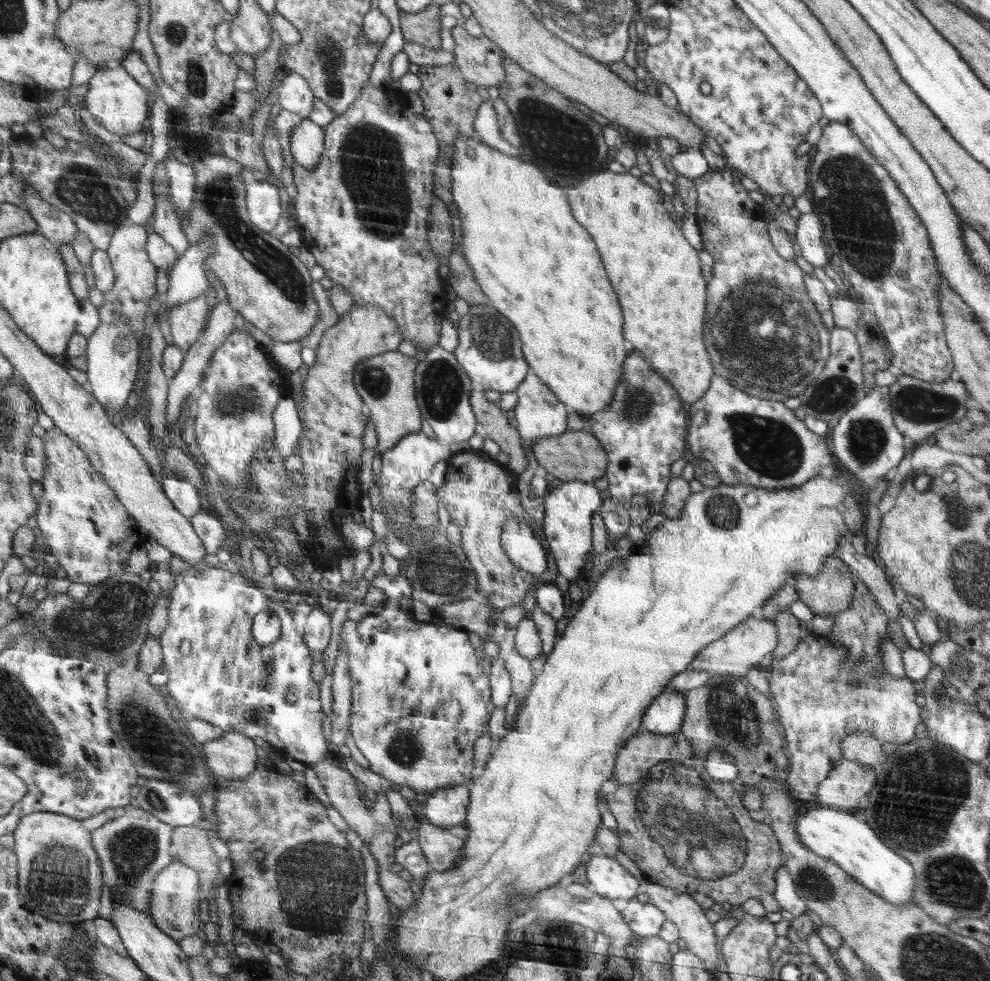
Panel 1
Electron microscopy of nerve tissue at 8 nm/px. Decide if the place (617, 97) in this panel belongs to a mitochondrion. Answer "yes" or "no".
no

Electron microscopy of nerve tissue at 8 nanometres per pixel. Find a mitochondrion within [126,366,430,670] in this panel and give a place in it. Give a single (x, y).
(228, 402)

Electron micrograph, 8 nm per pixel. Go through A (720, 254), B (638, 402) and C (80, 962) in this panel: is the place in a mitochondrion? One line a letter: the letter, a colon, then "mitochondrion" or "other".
A: other
B: mitochondrion
C: mitochondrion

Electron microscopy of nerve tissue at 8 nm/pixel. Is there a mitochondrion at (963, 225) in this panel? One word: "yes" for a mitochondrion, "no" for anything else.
no

